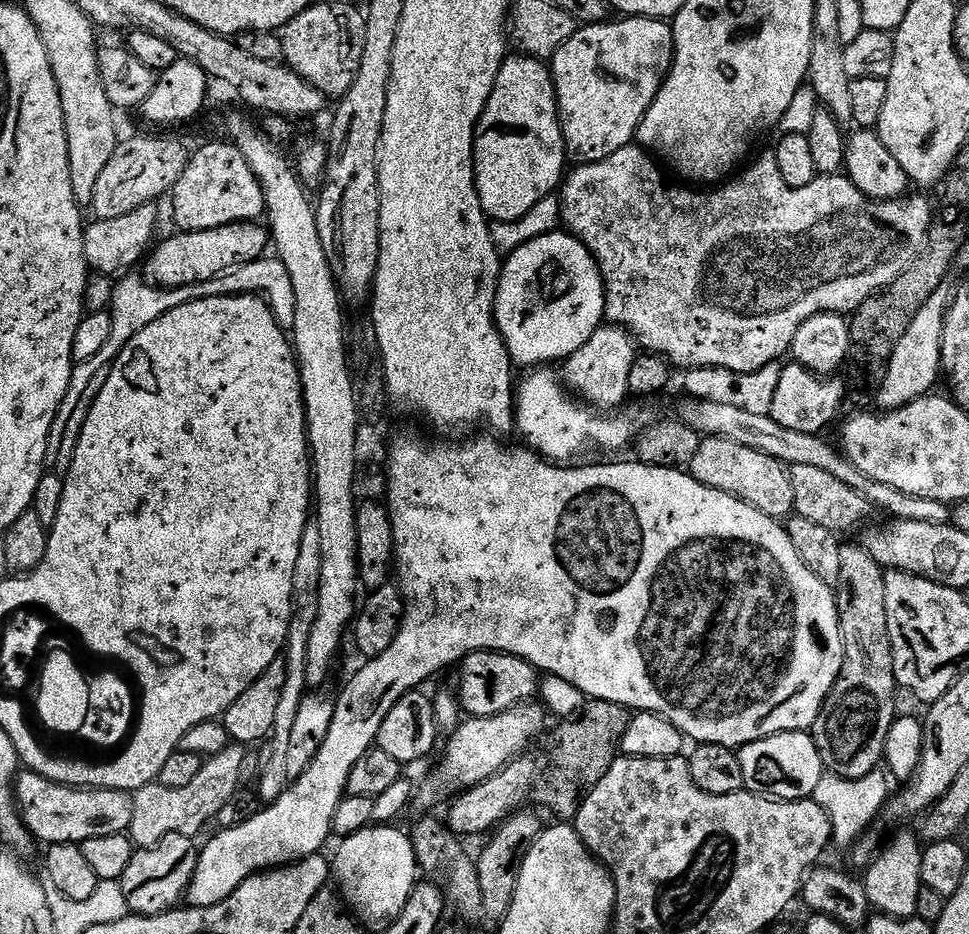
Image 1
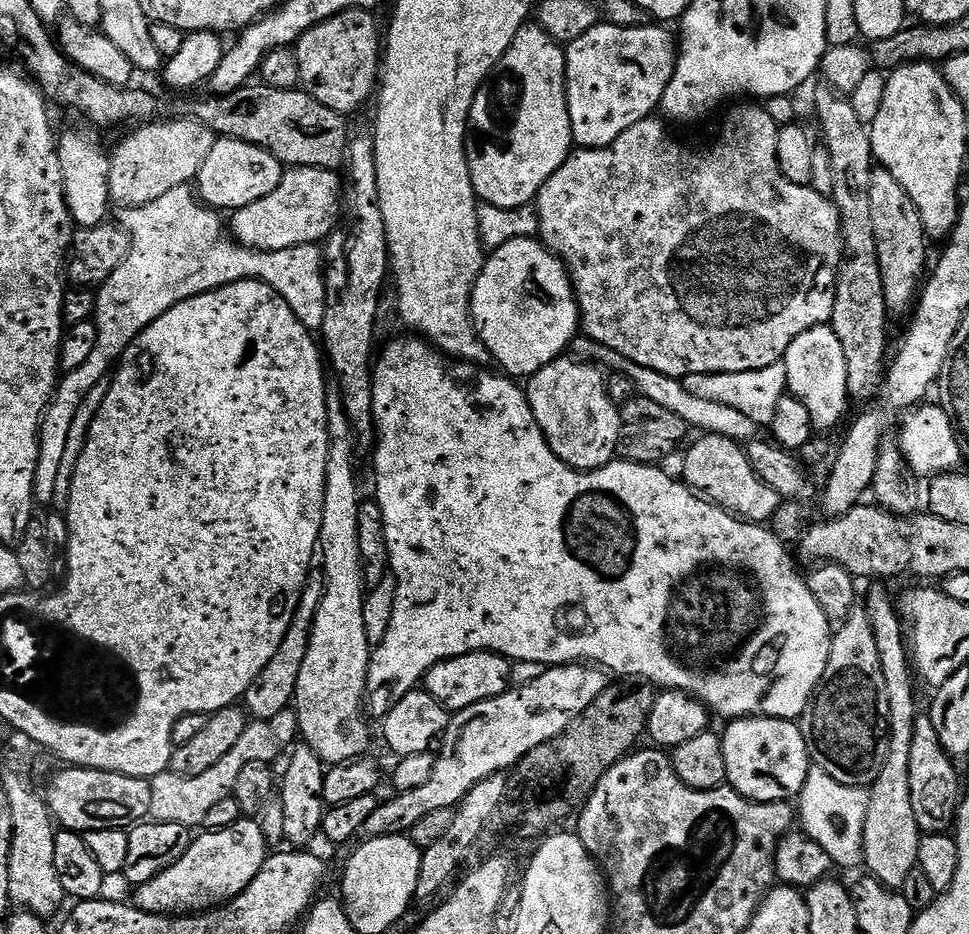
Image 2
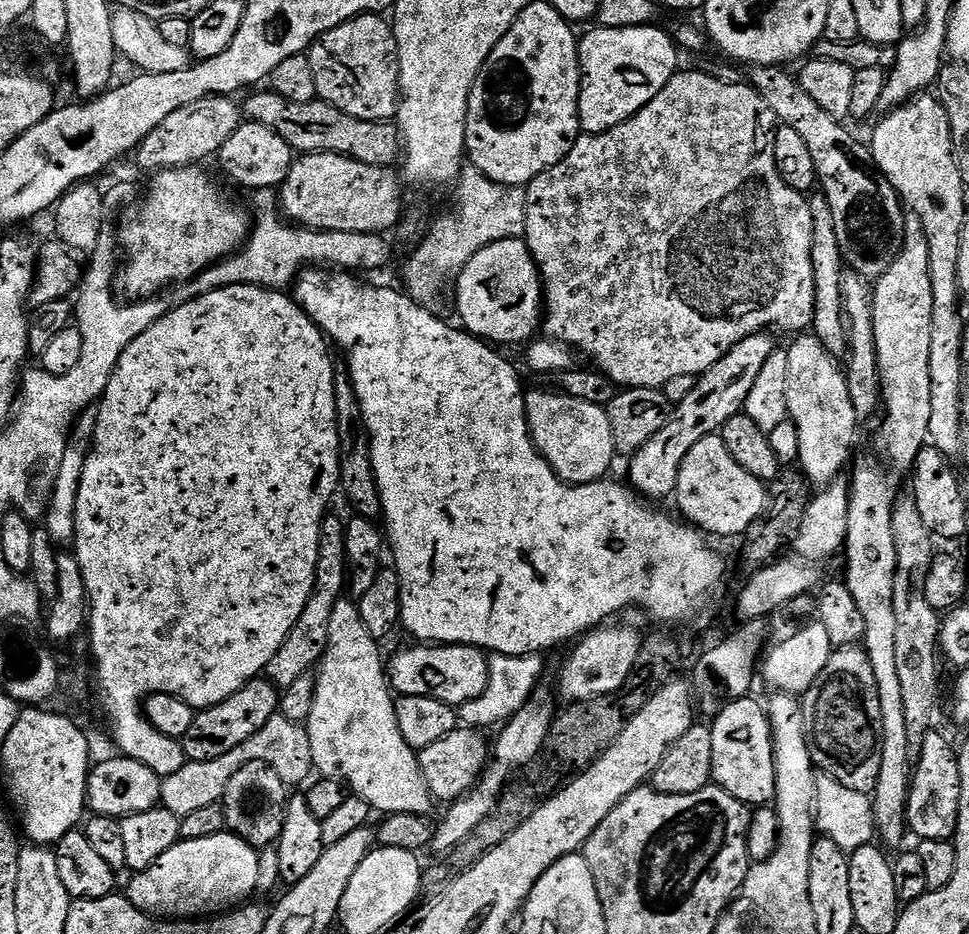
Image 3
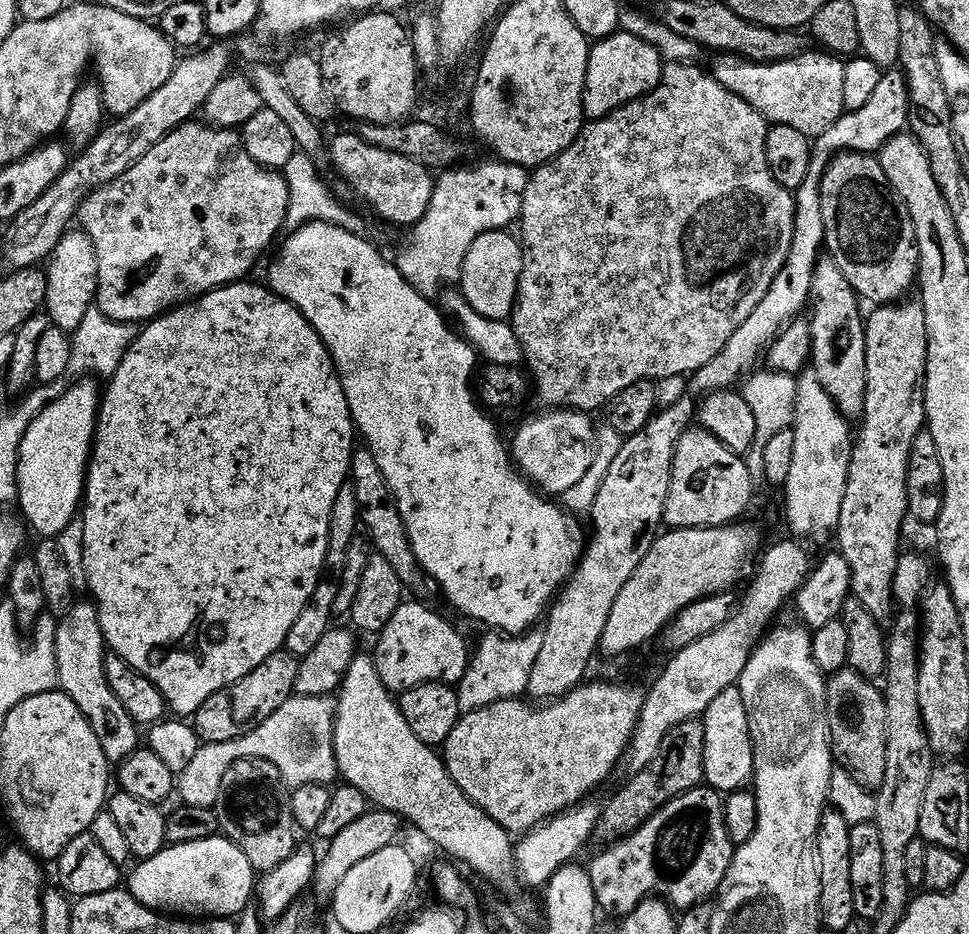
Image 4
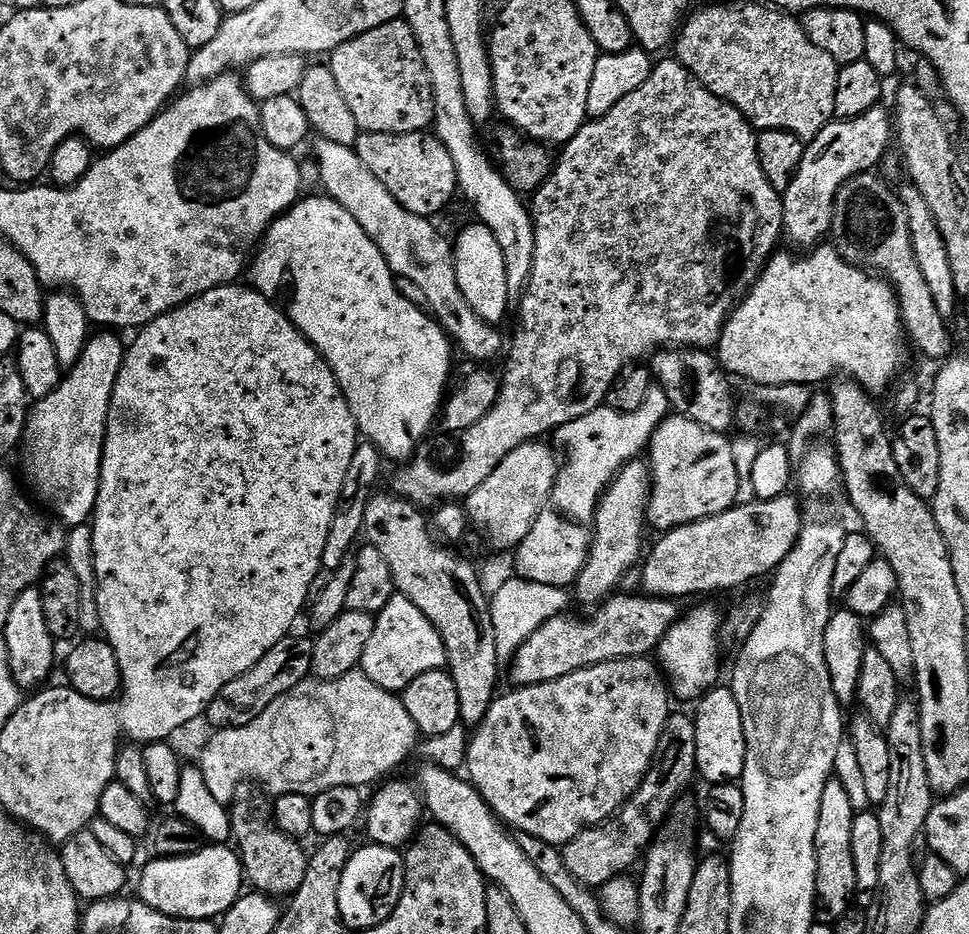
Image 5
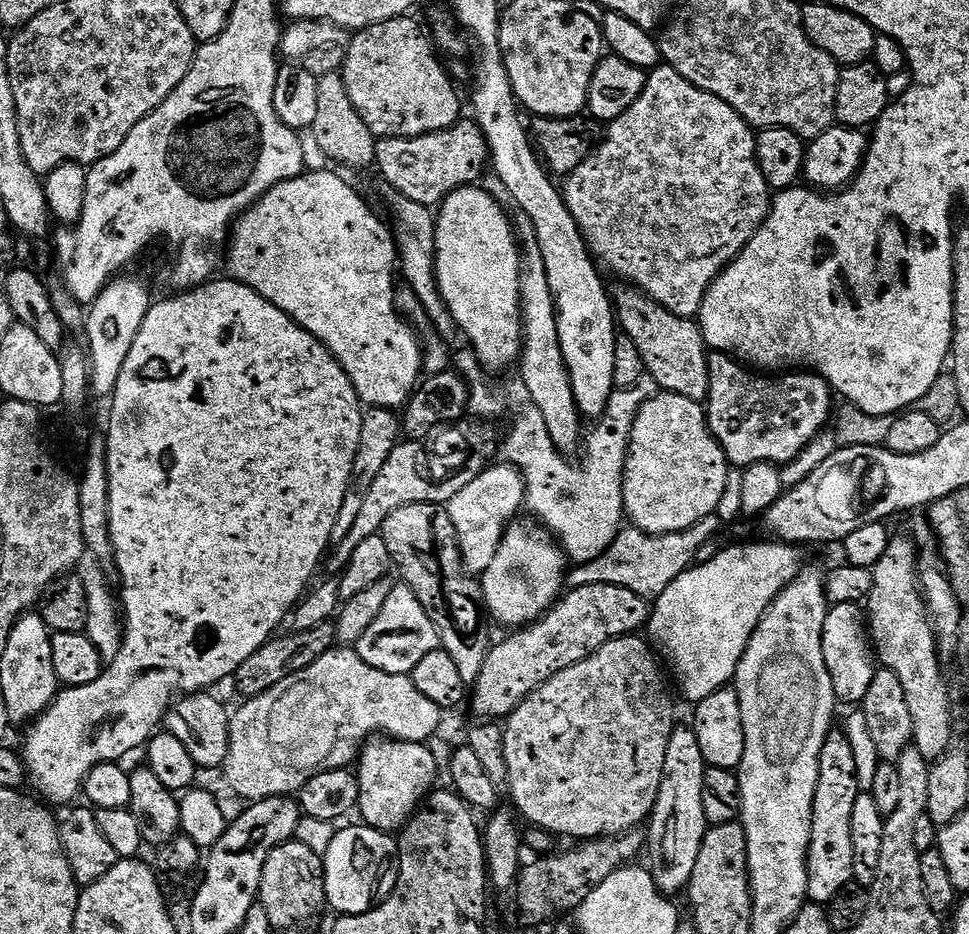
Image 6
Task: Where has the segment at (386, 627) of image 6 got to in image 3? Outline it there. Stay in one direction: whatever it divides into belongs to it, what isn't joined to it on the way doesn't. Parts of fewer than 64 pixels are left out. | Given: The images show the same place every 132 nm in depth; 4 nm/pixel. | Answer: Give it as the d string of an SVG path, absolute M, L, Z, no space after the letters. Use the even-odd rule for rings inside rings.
M416 642L413 648L404 648L386 664L388 683L397 697L425 696L438 698L459 706L478 698L486 690L489 657L469 644L426 644Z

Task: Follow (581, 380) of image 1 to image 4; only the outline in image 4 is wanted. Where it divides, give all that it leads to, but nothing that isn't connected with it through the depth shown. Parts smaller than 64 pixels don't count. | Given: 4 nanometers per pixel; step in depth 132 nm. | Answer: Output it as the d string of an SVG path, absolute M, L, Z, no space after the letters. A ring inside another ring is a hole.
M548 410L544 416L528 420L510 440L513 465L529 484L552 498L563 497L570 486L578 486L592 465L597 429L592 429L591 415L571 410Z

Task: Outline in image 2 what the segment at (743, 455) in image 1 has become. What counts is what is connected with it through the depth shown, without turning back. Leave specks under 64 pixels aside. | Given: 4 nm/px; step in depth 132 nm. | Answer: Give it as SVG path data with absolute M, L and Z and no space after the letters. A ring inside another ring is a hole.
M704 434L696 439L700 440L693 439L692 449L684 456L683 483L704 499L719 504L750 524L763 525L771 521L782 497L760 481L758 474L750 466L747 451L730 438Z

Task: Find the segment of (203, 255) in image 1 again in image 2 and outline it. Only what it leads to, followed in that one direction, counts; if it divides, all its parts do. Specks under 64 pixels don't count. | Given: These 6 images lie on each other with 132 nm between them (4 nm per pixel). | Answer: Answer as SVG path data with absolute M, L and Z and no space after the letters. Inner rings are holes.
M289 167L282 182L266 198L258 198L258 202L250 202L250 206L231 213L231 235L237 244L256 252L290 250L294 246L327 241L342 215L342 180L336 175L330 168Z

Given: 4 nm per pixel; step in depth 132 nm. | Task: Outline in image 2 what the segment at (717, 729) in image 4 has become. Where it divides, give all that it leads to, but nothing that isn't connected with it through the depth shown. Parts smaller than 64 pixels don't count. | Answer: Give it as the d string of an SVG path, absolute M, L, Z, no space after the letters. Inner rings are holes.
M744 716L740 720L731 721L728 729L722 732L724 741L724 757L726 758L727 783L740 796L755 800L758 804L770 802L792 802L797 799L806 782L806 774L810 767L806 738L802 738L802 730L796 720L779 720L769 716Z

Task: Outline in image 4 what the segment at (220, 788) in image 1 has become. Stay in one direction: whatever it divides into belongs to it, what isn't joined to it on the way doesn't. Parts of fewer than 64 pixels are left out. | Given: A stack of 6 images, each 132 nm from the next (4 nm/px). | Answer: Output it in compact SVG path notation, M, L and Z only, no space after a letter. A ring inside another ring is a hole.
M294 694L250 734L239 736L234 742L201 746L190 766L178 773L179 803L215 809L222 774L226 774L234 762L246 758L258 758L278 766L278 774L282 774L285 785L292 788L307 784L331 785L331 780L335 781L338 776L332 745L335 725L336 700L331 695L306 697Z

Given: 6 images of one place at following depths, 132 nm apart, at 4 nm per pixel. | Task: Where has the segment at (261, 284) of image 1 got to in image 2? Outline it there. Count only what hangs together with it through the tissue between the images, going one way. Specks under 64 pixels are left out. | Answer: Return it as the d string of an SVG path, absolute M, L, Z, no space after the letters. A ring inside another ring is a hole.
M187 184L174 186L174 190L162 194L162 198L154 198L154 202L146 202L146 206L120 208L118 214L120 227L128 231L130 250L118 270L114 270L114 274L110 274L96 292L94 323L98 330L98 343L86 363L59 381L40 426L35 499L46 506L52 504L58 466L66 451L75 412L85 407L87 400L84 399L95 390L96 384L105 383L124 351L139 338L140 333L162 318L166 310L198 294L225 288L239 280L260 280L284 299L286 306L294 310L298 322L302 322L309 332L319 333L324 326L326 290L324 253L320 244L303 244L273 252L256 252L237 244L226 231L225 221L224 224L220 221L221 213L203 203Z

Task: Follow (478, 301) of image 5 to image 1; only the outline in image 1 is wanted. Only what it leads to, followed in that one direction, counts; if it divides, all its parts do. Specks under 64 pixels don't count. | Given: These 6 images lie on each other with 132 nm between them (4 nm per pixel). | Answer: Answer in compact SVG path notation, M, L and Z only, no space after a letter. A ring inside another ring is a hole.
M557 230L507 253L500 269L500 282L496 285L494 319L496 329L502 334L512 356L513 365L520 367L521 364L524 370L555 365L555 360L563 362L574 354L574 350L582 350L590 334L594 334L594 330L598 330L606 320L603 280L588 247L567 231Z

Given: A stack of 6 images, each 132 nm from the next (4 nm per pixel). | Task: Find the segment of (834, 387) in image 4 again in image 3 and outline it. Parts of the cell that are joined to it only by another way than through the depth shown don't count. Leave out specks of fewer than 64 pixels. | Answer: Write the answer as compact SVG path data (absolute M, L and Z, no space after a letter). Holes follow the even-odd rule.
M812 194L807 197L810 206L810 218L814 222L814 242L812 243L812 265L814 266L814 314L812 315L811 331L824 343L824 348L833 356L840 358L848 351L848 332L844 329L844 307L842 306L842 274L845 272L845 262L838 246L838 234L834 234L834 214L830 211L830 202L822 194Z

